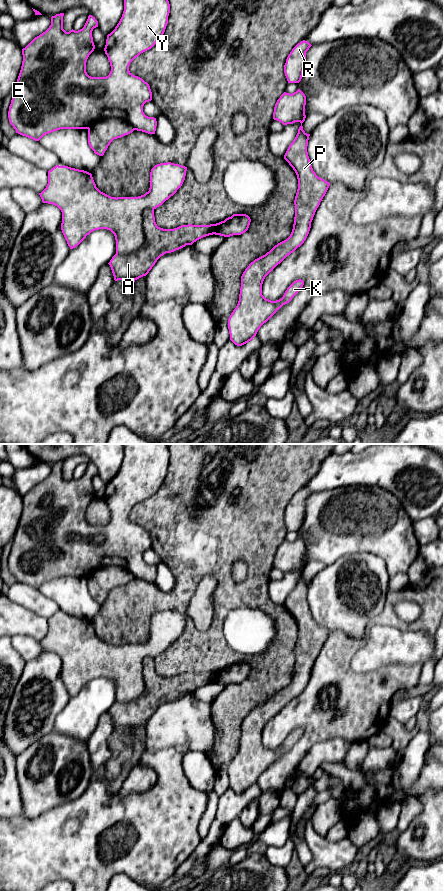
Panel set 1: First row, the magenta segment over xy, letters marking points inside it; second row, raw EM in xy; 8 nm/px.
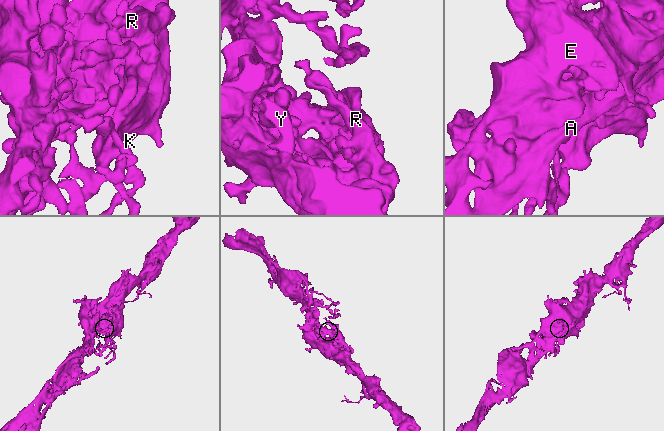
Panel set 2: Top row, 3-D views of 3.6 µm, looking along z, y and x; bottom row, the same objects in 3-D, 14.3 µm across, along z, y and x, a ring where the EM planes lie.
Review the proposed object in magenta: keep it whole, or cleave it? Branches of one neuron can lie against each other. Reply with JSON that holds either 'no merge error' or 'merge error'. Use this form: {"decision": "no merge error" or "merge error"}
{"decision": "merge error"}

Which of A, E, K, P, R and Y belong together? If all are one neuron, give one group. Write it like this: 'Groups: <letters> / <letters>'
Groups: A / E K P R Y

